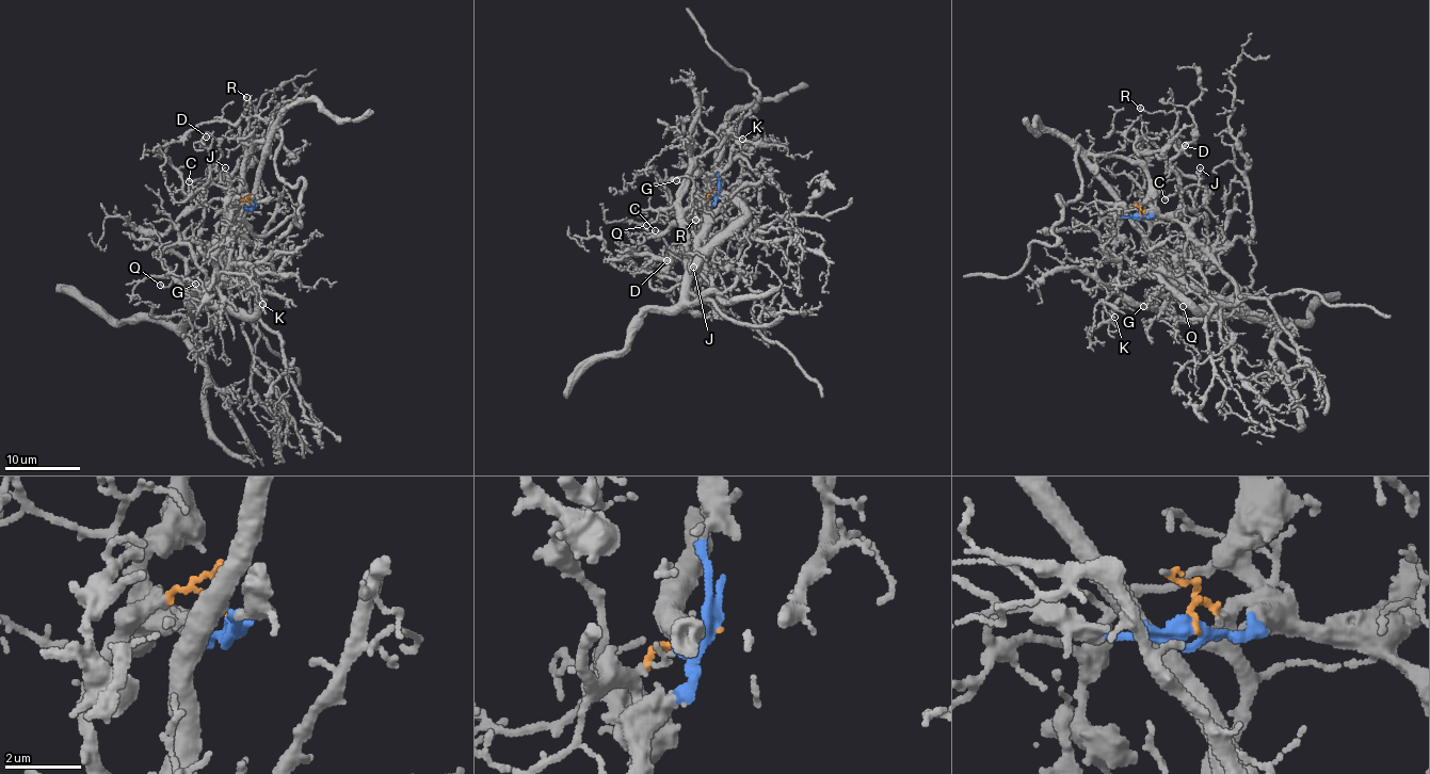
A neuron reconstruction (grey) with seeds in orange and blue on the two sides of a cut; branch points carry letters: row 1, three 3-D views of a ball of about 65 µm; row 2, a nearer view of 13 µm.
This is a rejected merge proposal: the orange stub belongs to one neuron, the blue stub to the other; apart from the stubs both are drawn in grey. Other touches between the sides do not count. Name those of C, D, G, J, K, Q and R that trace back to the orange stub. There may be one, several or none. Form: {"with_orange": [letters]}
{"with_orange": ["G", "K", "Q"]}

